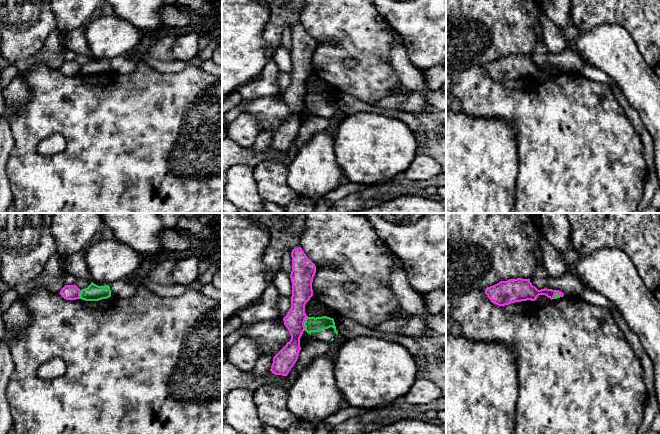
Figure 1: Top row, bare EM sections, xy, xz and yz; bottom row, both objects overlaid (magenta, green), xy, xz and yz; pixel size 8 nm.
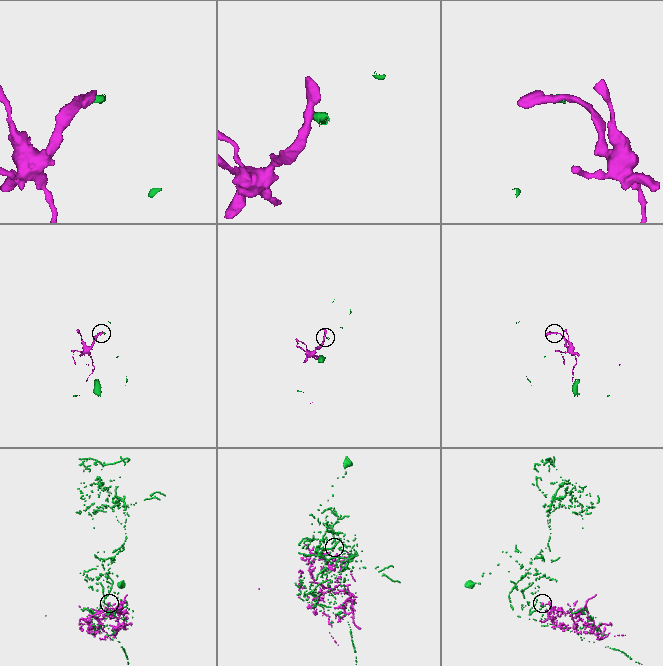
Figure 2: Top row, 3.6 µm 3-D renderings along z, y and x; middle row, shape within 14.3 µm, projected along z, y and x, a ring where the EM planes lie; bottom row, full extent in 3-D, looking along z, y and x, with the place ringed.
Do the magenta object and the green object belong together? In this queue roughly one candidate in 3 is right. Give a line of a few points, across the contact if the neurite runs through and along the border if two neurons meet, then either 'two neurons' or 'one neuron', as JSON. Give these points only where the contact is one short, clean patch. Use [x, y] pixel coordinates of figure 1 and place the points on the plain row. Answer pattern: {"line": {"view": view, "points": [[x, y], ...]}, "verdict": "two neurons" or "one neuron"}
{"verdict": "two neurons"}

